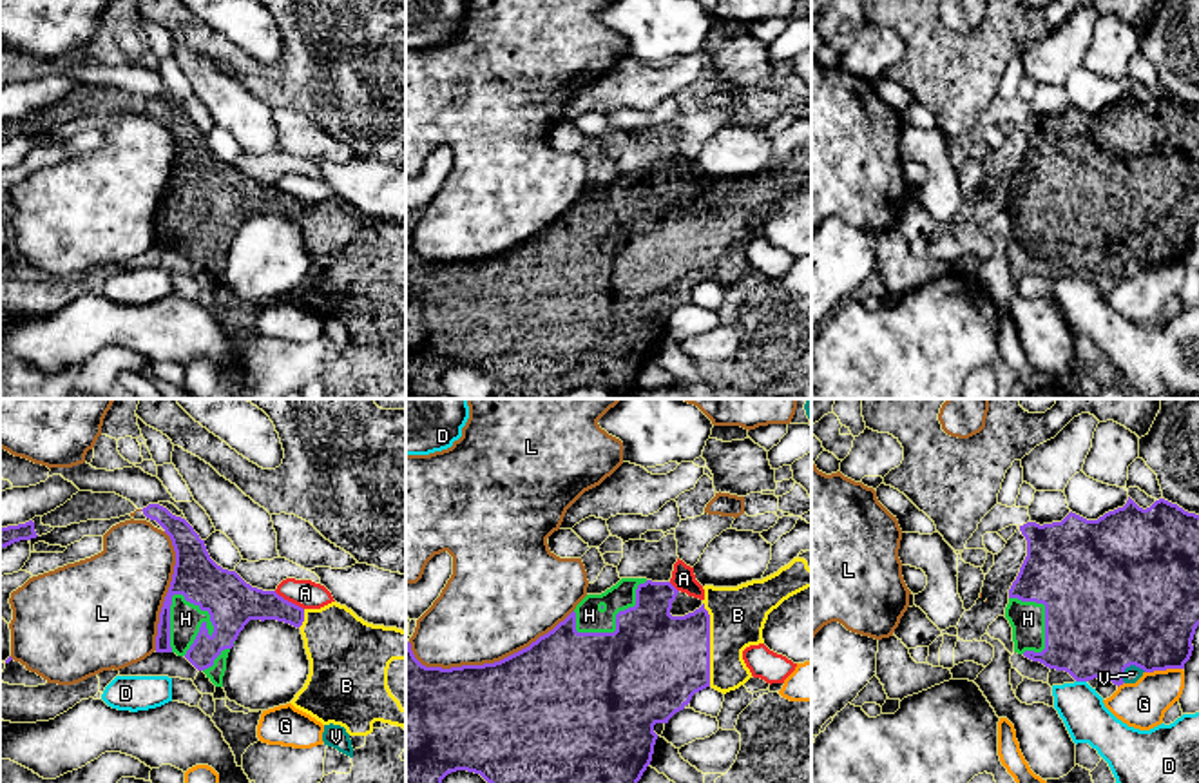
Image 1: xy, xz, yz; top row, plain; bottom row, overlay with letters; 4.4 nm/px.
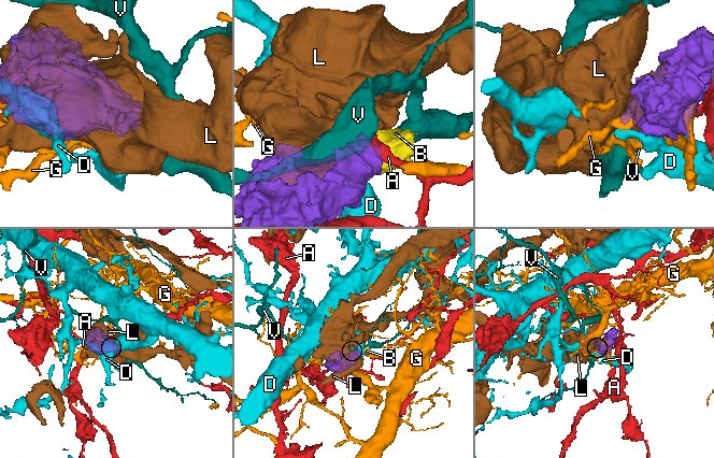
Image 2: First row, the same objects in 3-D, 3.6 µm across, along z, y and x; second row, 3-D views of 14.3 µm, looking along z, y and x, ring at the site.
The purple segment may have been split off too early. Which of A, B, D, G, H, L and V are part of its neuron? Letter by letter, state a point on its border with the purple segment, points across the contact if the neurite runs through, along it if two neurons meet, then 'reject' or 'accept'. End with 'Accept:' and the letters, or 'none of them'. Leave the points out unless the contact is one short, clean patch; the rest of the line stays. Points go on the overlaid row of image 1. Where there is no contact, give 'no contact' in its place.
A: xy (287, 600) | reject
B: xz (709, 644) | accept
D: yz (1082, 680) | along yz (1076, 680), (1085, 682) | reject
G: yz (1163, 669) | reject
H: xy (169, 620) | accept
L: xz (486, 664) | reject
V: yz (1129, 666) | reject
Accept: B, H

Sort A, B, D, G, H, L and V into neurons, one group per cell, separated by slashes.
A / B H / D / G / L / V

